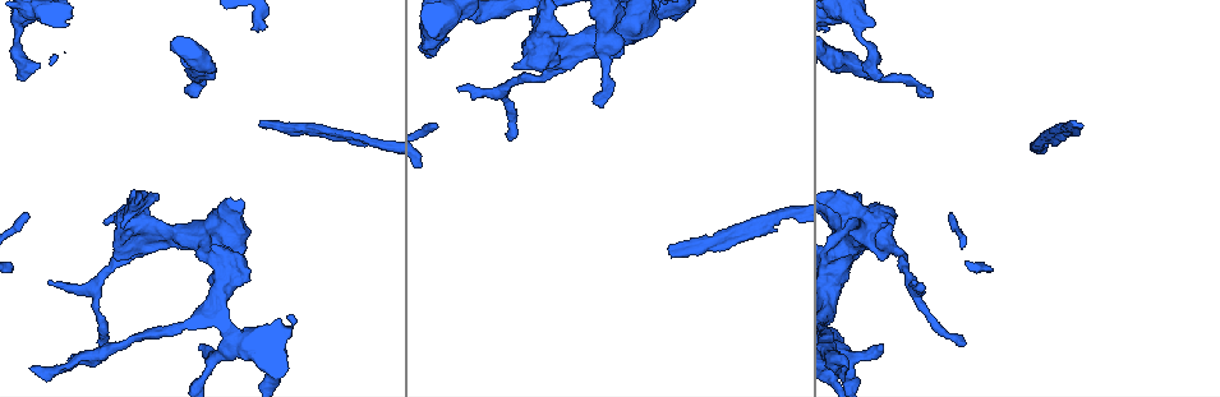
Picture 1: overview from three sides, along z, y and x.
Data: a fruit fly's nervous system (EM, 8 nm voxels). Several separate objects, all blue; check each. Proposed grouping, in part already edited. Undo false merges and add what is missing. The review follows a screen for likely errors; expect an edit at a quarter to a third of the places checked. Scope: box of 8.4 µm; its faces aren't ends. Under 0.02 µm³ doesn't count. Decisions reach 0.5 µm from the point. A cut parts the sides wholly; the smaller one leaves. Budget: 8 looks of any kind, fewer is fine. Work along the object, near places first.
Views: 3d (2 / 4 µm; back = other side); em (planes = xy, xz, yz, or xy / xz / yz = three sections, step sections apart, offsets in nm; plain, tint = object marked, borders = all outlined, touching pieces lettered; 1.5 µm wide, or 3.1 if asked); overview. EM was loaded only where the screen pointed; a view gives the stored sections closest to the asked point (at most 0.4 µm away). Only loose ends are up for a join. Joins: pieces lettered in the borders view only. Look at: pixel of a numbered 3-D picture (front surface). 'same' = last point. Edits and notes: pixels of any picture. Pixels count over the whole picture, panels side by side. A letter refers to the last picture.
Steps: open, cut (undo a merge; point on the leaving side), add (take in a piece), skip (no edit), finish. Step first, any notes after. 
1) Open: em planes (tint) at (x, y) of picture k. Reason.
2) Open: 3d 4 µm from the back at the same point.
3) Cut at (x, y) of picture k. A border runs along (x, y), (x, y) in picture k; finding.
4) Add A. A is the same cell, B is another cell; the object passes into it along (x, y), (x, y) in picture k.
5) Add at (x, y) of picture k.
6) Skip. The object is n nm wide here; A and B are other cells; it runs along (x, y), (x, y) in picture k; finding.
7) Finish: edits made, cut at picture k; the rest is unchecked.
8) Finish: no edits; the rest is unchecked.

Open: em planes (borders) at (100, 345) of picture 1. Free end.

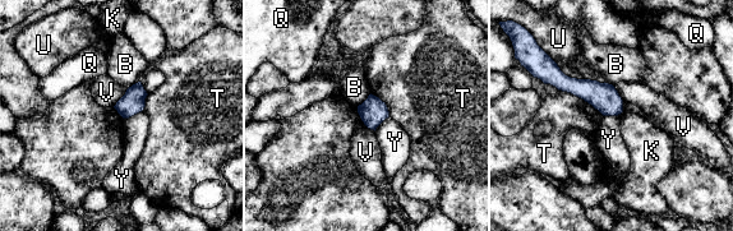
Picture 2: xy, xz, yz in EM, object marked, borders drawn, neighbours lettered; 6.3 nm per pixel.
Skip. The longest contact is with T, 340 nm; B, K, Q, T, U, V and Y are other cells; it runs along (545, 79), (585, 88), (619, 109) in picture 2; no lettered piece goes on from it.

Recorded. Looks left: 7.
Open: 3d 4 µm at (32, 371) of picture 1. Free end.

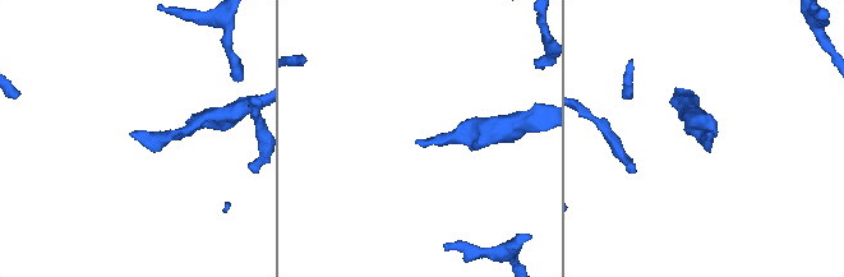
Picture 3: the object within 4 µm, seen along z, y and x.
Open: em xy step 4 (tint) at (420, 141) of picture 3.

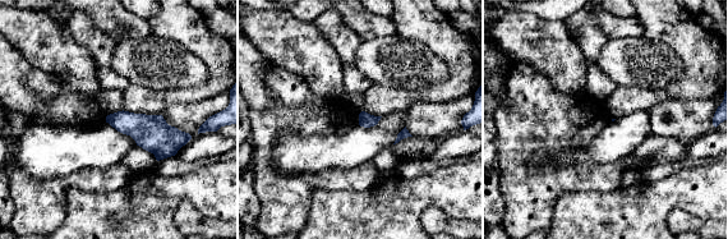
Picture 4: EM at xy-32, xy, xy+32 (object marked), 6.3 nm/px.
Open: em planes (borders) at the same point.

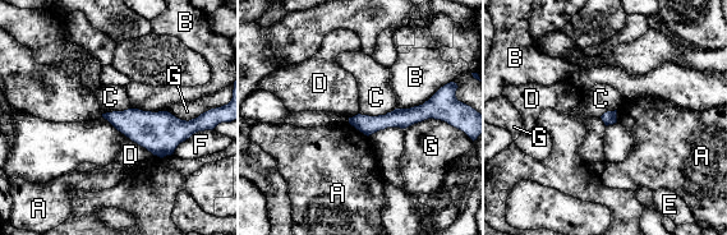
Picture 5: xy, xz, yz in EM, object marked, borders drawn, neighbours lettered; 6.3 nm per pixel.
Skip. A, B, C, D, E, F and G are other cells; a border runs along (125, 136), (153, 155) in picture 5; no lettered piece goes on from it.

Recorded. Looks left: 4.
Open: em planes (borders) at (916, 280) of picture 1. Free end.

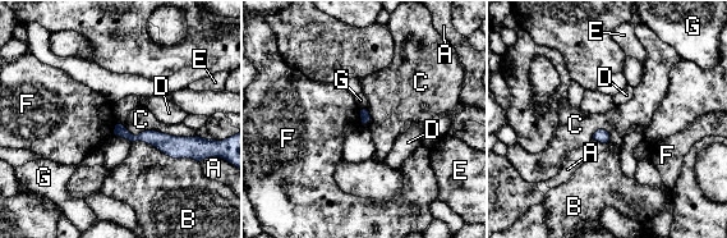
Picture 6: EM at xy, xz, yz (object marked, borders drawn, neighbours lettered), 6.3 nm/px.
Skip. A, B, C, D, E, F and G are other cells; it runs along (118, 128), (130, 137), (193, 142) in picture 6; no lettered piece goes on from it.

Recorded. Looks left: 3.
Finish: no edits; the rest is unchecked.

